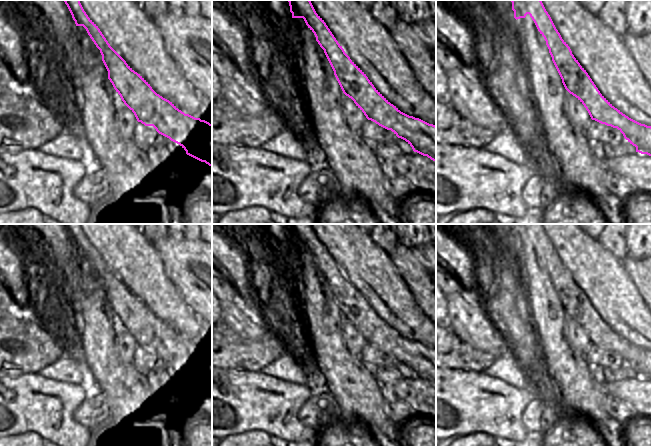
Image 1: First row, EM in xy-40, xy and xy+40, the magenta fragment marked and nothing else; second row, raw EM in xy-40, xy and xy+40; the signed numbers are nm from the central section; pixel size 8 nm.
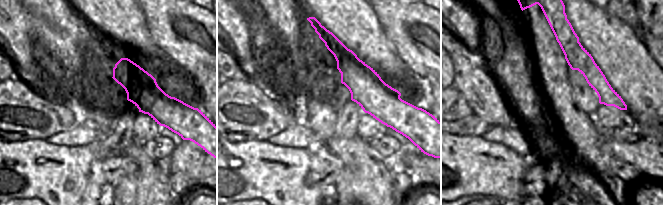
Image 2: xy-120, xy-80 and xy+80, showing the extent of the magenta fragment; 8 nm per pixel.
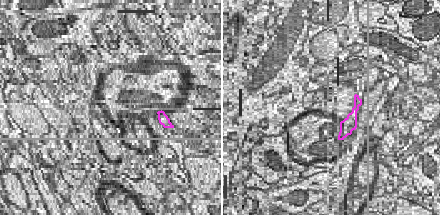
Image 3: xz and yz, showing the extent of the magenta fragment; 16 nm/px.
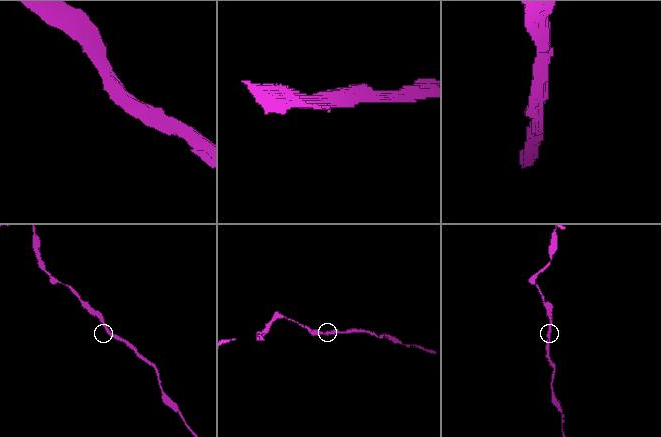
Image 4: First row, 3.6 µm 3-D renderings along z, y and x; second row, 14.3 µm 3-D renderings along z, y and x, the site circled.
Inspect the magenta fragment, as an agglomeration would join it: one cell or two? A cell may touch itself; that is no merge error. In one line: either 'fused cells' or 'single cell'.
single cell

